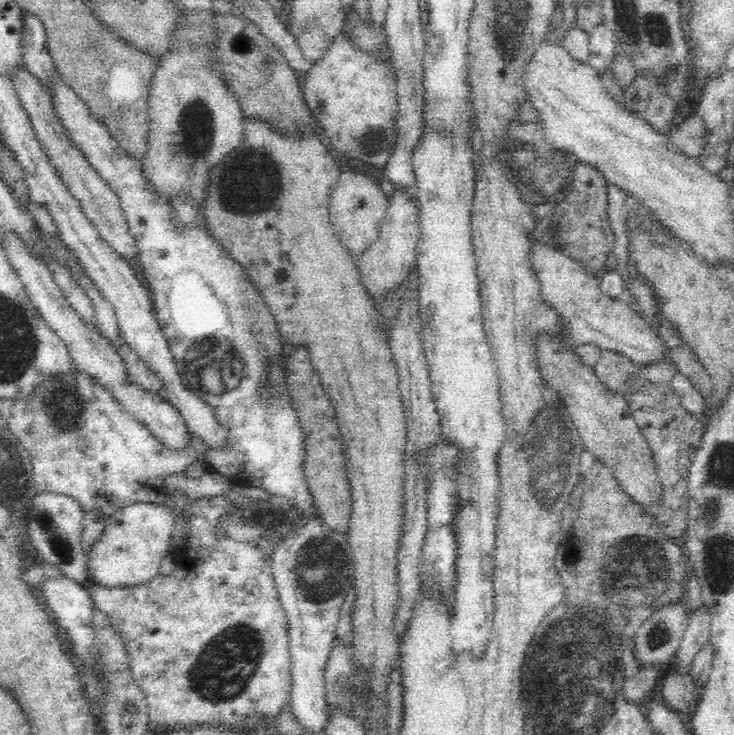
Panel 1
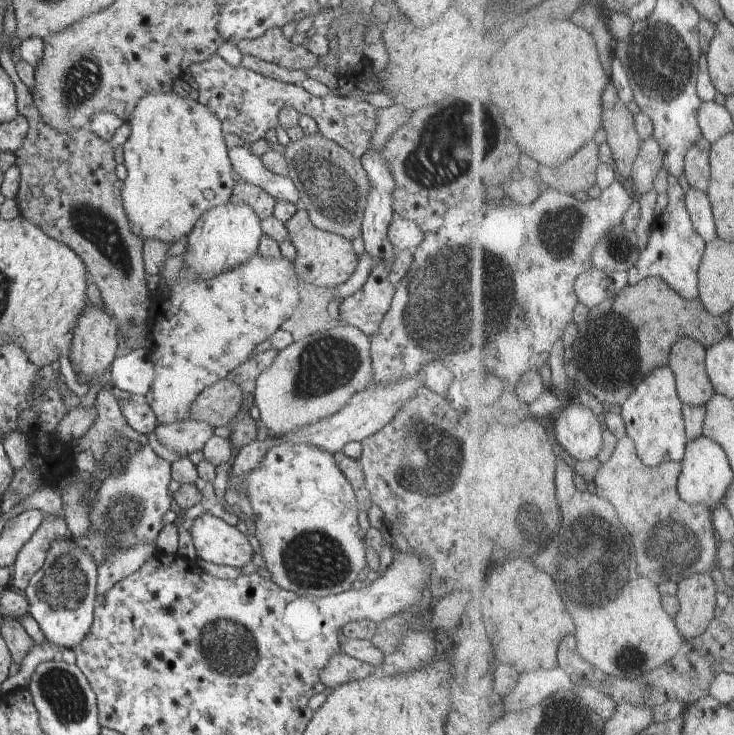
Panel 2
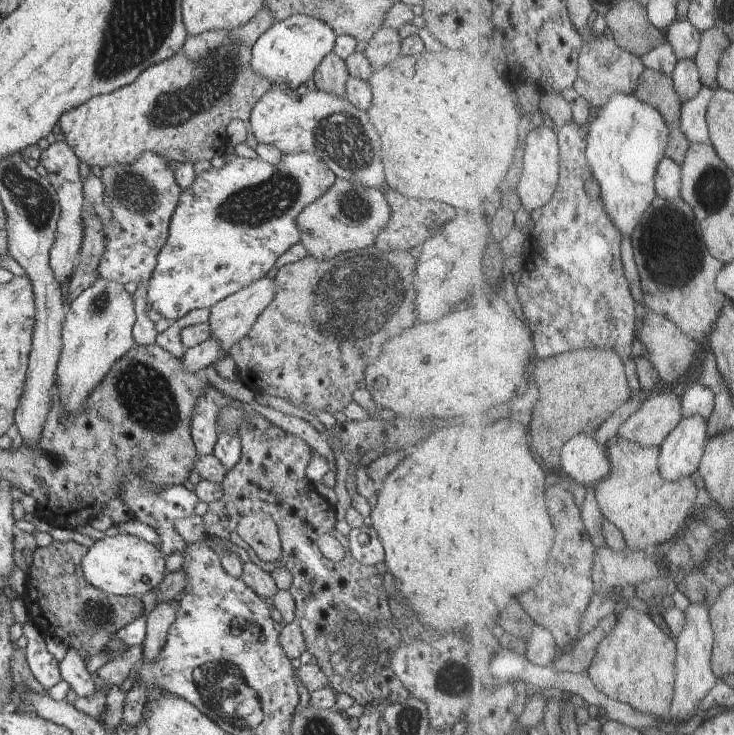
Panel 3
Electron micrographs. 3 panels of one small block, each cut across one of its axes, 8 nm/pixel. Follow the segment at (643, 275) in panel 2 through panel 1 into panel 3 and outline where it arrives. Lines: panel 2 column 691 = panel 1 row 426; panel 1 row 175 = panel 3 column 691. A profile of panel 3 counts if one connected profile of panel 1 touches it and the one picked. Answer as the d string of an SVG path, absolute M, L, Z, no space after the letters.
M705 86L694 100L687 102L683 108L681 128L694 144L713 144L709 110L716 95L717 90Z

